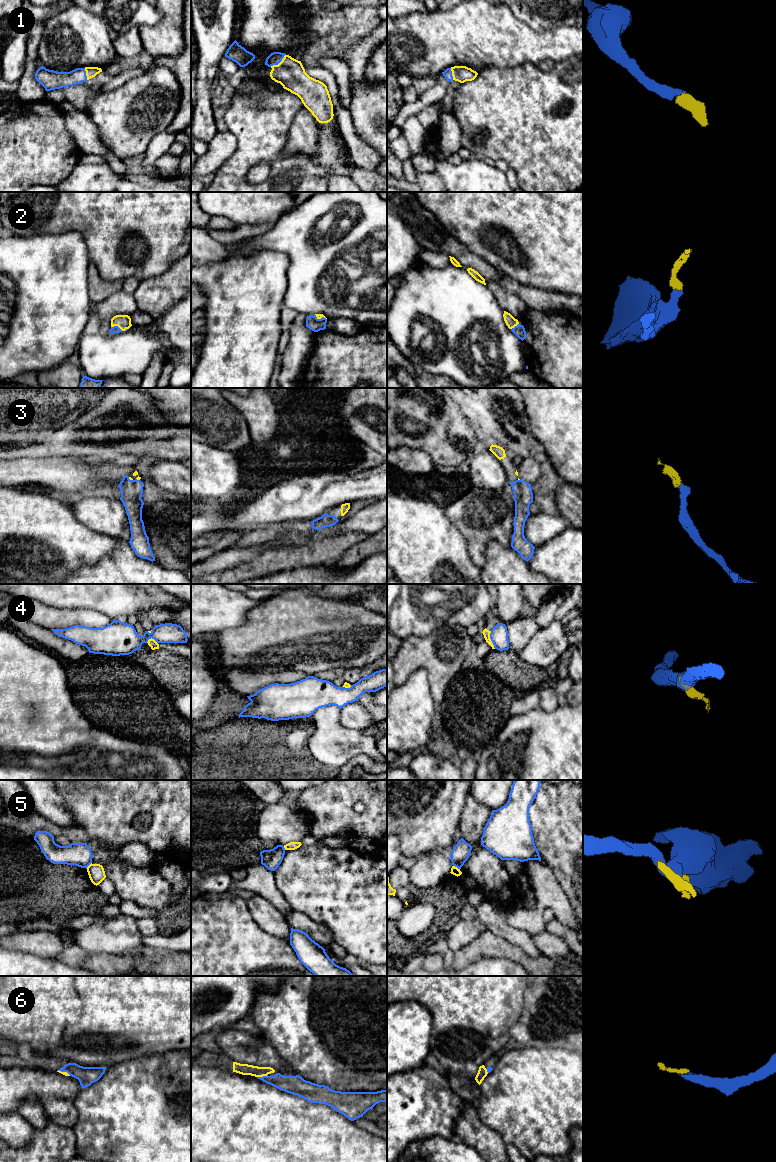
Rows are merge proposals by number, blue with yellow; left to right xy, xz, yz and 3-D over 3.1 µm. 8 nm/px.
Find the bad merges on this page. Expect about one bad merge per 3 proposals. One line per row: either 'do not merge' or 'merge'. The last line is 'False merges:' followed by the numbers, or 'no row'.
1: merge
2: merge
3: merge
4: do not merge
5: do not merge
6: merge
False merges: 4, 5

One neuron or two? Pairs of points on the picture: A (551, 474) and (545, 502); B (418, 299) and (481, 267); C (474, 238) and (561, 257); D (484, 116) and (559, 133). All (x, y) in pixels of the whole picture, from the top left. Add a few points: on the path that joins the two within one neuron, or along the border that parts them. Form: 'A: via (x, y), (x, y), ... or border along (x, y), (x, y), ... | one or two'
A: via (549, 481), (545, 487), (545, 495) | one
B: border along (462, 266), (466, 269) | two
C: via (496, 240), (539, 241) | one
D: via (503, 116), (525, 116), (540, 123) | one

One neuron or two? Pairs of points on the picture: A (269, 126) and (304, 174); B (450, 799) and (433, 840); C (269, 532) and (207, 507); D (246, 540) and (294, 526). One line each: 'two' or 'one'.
A: one
B: one
C: two
D: one

